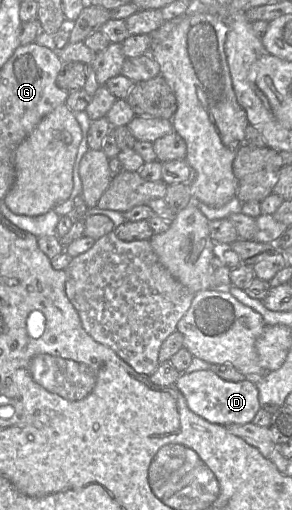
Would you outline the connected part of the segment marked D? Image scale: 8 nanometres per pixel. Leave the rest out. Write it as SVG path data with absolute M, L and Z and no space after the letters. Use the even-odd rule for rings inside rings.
M200 370L181 373L174 386L183 394L188 408L194 414L213 424L249 424L260 410L256 379L230 382L210 370Z

